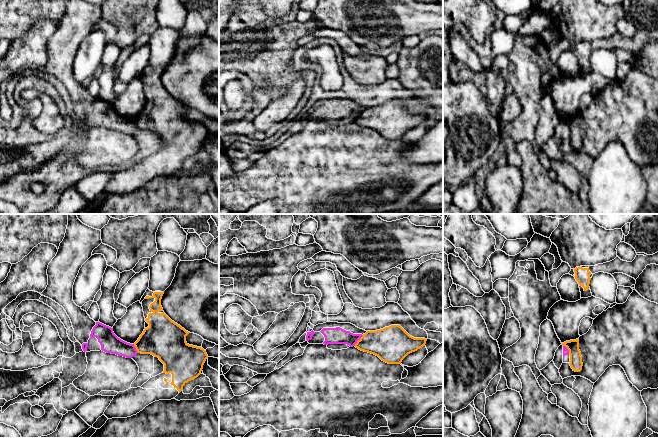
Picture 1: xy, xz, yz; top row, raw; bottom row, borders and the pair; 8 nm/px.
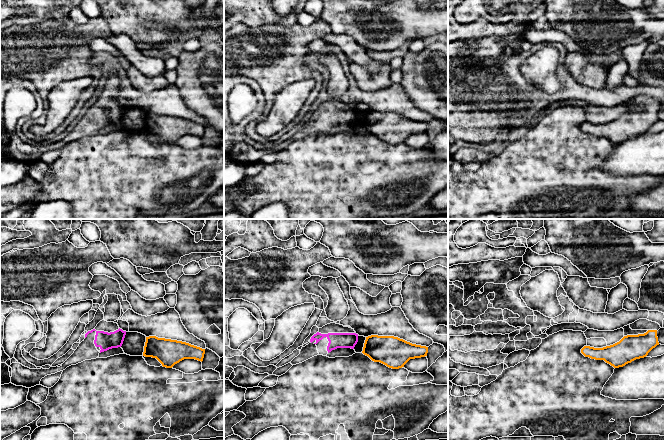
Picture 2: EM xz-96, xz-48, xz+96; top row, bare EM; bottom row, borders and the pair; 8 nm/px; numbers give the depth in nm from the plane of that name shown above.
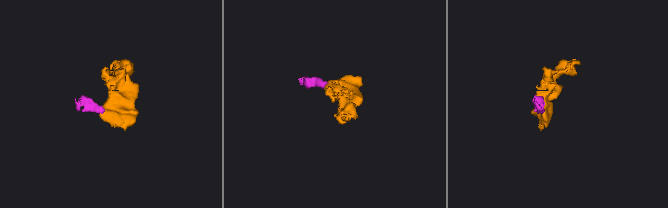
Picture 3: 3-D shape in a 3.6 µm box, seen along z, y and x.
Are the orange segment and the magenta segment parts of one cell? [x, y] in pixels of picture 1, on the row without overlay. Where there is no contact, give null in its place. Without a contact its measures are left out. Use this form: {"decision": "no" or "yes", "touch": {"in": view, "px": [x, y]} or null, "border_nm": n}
{"decision": "no", "touch": {"in": "xz", "px": [358, 116]}, "border_nm": 120}

